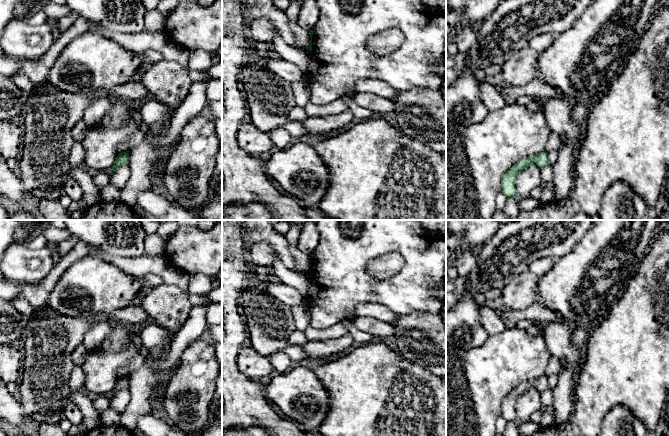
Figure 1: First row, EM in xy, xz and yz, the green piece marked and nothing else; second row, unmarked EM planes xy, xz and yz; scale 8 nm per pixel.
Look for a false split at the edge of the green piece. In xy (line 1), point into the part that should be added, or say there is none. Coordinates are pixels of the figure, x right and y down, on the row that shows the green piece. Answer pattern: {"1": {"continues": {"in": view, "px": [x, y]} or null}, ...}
{"1": {"continues": null}}

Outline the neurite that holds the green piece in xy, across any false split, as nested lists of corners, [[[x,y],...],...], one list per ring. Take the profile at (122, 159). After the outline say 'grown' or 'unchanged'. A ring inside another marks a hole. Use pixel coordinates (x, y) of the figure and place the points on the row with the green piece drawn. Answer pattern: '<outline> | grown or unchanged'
[[[129,151],[119,153],[116,157],[115,162],[112,165],[112,170],[110,172],[110,175],[112,175],[119,167],[128,165],[130,160]]] | unchanged

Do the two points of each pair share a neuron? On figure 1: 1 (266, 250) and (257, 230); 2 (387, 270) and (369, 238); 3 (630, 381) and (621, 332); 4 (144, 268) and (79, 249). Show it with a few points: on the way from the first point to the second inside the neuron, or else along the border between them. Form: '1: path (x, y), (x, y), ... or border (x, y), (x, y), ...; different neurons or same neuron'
1: border (247, 243), (267, 242), (279, 257); different neurons
2: border (378, 258), (389, 252), (398, 252), (403, 263); different neurons
3: path (630, 369), (630, 344); same neuron
4: border (92, 247), (87, 254); different neurons

